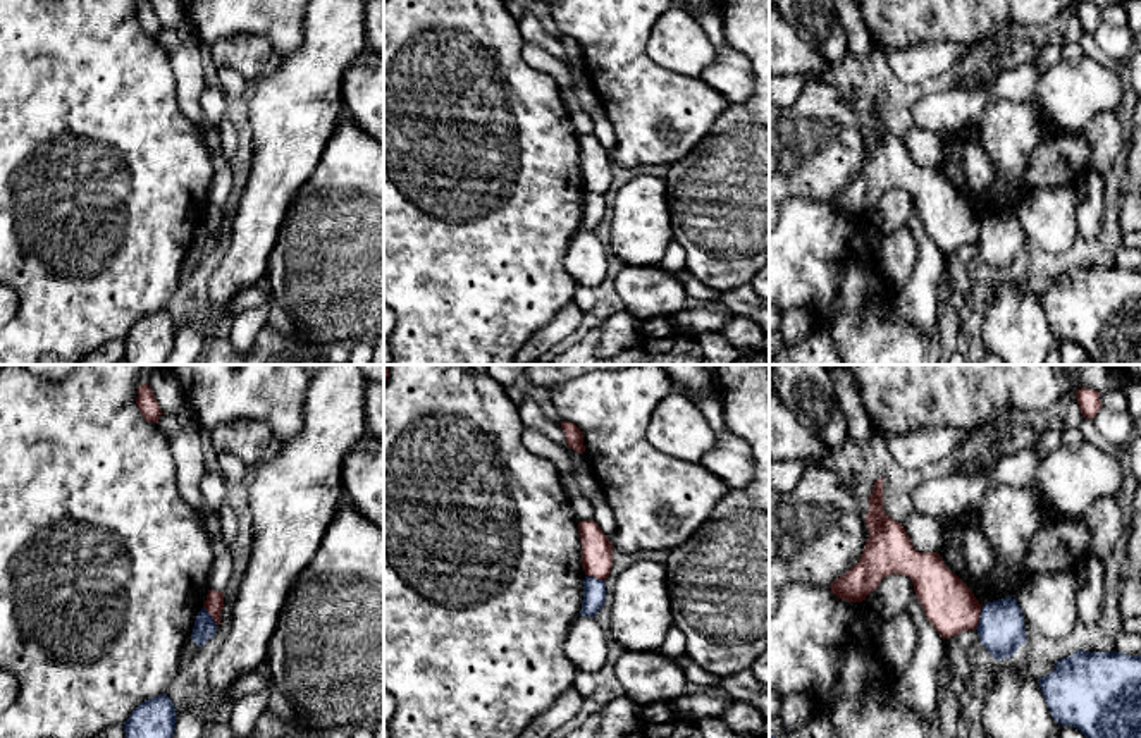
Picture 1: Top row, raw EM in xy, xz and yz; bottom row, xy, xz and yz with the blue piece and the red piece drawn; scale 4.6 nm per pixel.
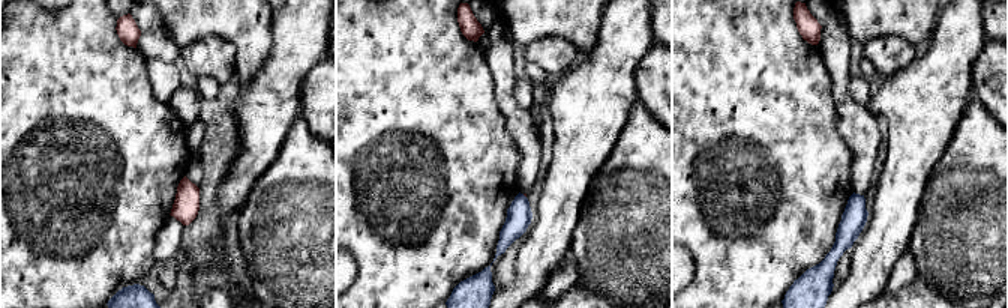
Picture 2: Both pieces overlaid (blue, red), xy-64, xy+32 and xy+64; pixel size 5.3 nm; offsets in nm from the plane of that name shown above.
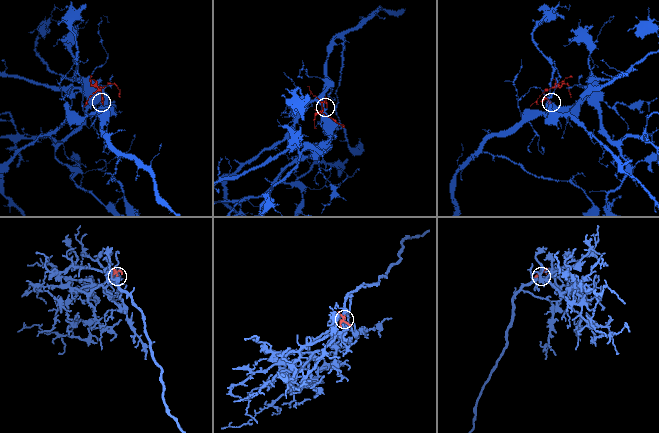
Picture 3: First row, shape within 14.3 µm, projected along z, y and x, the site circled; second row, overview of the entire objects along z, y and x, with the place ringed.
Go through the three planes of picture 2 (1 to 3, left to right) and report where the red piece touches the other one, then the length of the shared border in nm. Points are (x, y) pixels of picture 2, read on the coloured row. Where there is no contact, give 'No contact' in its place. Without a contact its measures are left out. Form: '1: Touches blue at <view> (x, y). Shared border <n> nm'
1: No contact
2: Touches blue at xy+32 (524, 196). Shared border 30 nm
3: No contact

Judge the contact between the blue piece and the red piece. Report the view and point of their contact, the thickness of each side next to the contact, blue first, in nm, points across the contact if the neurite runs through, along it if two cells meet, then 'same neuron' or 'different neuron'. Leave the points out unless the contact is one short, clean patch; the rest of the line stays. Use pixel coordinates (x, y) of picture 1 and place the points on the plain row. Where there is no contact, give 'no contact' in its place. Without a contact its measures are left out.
meets blue in yz at (980, 233); 220 nm thick on the blue side, 240 nm on the other; border along yz (983, 221), (974, 243); different neuron

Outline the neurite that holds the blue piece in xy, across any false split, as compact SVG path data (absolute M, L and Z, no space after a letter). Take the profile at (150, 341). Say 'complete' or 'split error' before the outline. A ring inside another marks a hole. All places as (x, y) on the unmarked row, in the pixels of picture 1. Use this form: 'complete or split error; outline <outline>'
complete; outline M163 308L141 317L124 337L127 365L163 365L176 344L176 323Z

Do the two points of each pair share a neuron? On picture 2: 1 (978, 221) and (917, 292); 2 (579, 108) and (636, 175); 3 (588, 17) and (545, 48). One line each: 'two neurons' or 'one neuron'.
1: two neurons
2: two neurons
3: two neurons

